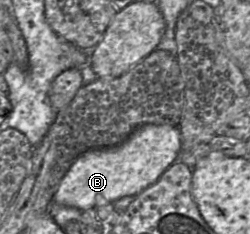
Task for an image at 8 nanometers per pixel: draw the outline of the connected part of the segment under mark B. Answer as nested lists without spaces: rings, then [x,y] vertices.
[[[142,125],[119,146],[91,149],[78,157],[59,183],[52,202],[85,211],[113,204],[124,196],[137,196],[178,160],[180,150],[181,134],[177,126]]]

